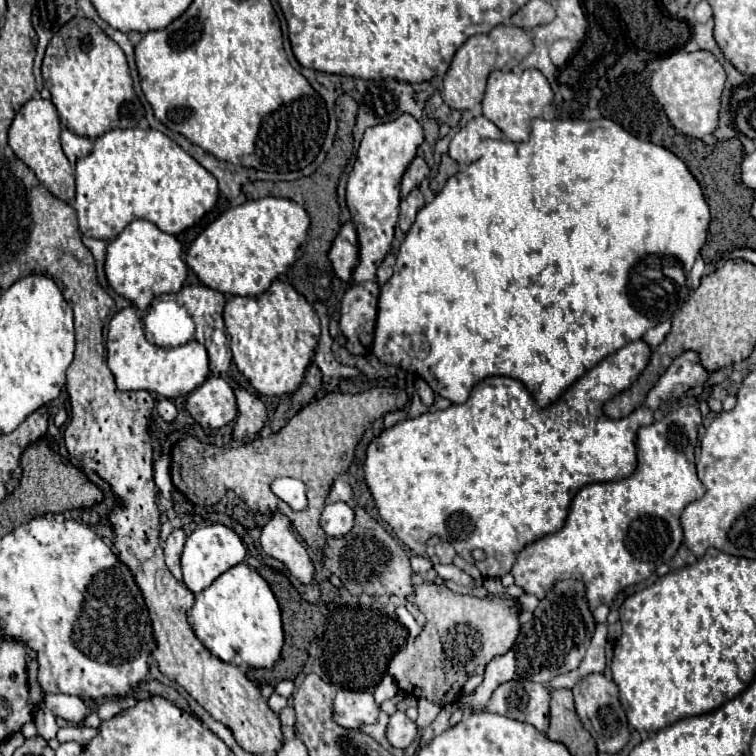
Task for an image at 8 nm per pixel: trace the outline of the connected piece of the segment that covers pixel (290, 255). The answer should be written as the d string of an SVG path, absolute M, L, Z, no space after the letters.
M265 197L227 209L189 247L187 265L211 289L225 295L261 295L273 279L299 259L299 249L307 241L309 217L305 209L283 197Z

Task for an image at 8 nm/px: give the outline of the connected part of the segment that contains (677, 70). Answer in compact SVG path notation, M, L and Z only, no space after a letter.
M677 51L669 57L665 57L661 61L661 67L653 73L651 77L651 91L657 97L657 101L663 105L669 121L673 123L673 127L689 137L705 137L709 133L713 133L719 127L719 111L721 111L721 95L725 89L725 69L721 65L721 61L711 53L711 51L695 51L695 53L687 53L687 51Z

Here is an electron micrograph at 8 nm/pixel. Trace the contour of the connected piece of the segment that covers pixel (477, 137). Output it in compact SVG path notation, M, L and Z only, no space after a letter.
M481 115L481 117L471 119L451 139L451 145L449 145L451 159L455 159L461 167L467 167L469 163L477 161L479 159L479 143L483 139L503 139L503 133L495 123L491 123L489 119L485 119Z

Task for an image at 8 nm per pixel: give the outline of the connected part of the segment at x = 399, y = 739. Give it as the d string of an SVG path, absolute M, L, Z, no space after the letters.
M395 711L389 717L389 725L387 725L385 735L393 747L407 749L413 743L413 739L417 737L417 725L403 711Z

